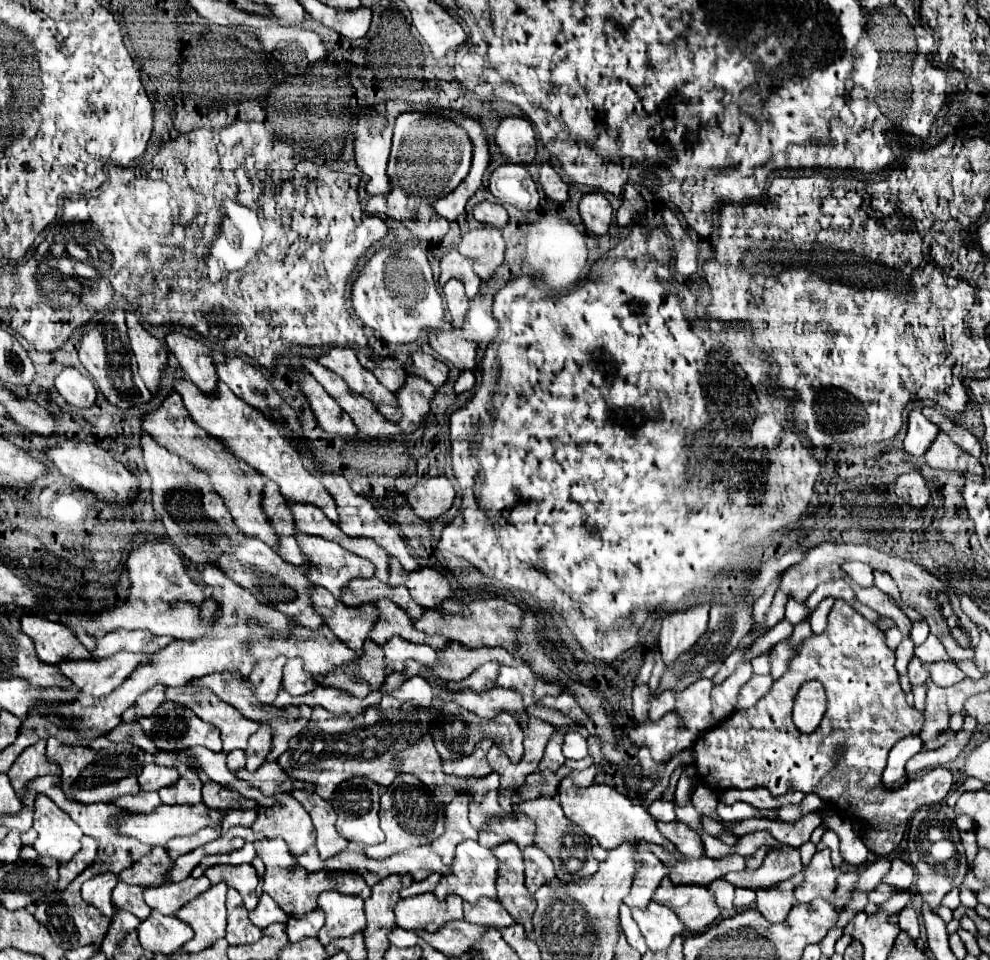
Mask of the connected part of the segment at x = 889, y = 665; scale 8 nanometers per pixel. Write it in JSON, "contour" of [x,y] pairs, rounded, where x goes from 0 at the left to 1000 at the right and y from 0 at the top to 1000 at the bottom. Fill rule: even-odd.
{"contour":[[[843,626],[837,639],[835,655],[829,661],[819,661],[815,668],[807,672],[807,680],[799,686],[799,697],[781,711],[779,720],[771,728],[767,728],[765,734],[751,741],[742,741],[738,747],[734,747],[732,751],[728,751],[702,772],[700,789],[708,814],[722,824],[775,820],[779,822],[779,828],[791,828],[797,824],[823,826],[854,851],[878,855],[884,864],[880,864],[872,874],[876,884],[886,893],[898,891],[913,873],[920,847],[924,847],[932,839],[948,836],[951,832],[955,832],[955,828],[961,824],[963,818],[963,809],[959,802],[946,799],[927,811],[917,814],[905,823],[892,822],[890,805],[896,795],[896,784],[908,770],[916,766],[926,766],[932,755],[932,743],[916,734],[914,722],[908,714],[908,703],[902,693],[904,693],[904,678],[896,676],[892,657],[882,649],[878,649],[876,645],[872,645],[854,626]],[[819,707],[827,707],[831,714],[835,714],[837,736],[827,757],[821,764],[811,766],[805,759],[801,759],[799,739],[807,716]],[[843,784],[847,786],[845,793],[841,793]]]}

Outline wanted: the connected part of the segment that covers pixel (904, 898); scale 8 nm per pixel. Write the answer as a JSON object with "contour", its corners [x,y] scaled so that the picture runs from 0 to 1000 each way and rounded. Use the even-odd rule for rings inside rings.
{"contour":[[[914,928],[914,930],[906,930],[906,932],[902,932],[898,941],[890,943],[890,947],[896,949],[898,953],[902,953],[902,951],[908,951],[916,941],[918,941],[918,930]]]}

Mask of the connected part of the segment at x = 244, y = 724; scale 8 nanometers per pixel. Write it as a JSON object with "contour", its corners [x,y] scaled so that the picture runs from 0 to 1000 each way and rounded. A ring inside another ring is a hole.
{"contour":[[[191,714],[169,716],[167,728],[191,736],[205,751],[221,757],[227,784],[235,780],[249,780],[254,764],[258,764],[264,755],[260,751],[245,747],[237,736],[217,726],[211,718],[197,718]]]}

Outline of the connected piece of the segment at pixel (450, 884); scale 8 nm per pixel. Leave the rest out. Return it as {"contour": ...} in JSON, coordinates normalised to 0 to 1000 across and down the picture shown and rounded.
{"contour":[[[468,876],[466,880],[462,880],[460,886],[460,897],[456,901],[456,911],[445,911],[445,918],[439,926],[439,932],[447,939],[452,932],[460,930],[464,934],[468,934],[468,939],[480,943],[480,939],[484,939],[486,934],[494,934],[498,939],[502,936],[502,926],[500,926],[500,918],[502,918],[502,903],[504,897],[500,897],[496,884],[486,882],[482,876]]]}

